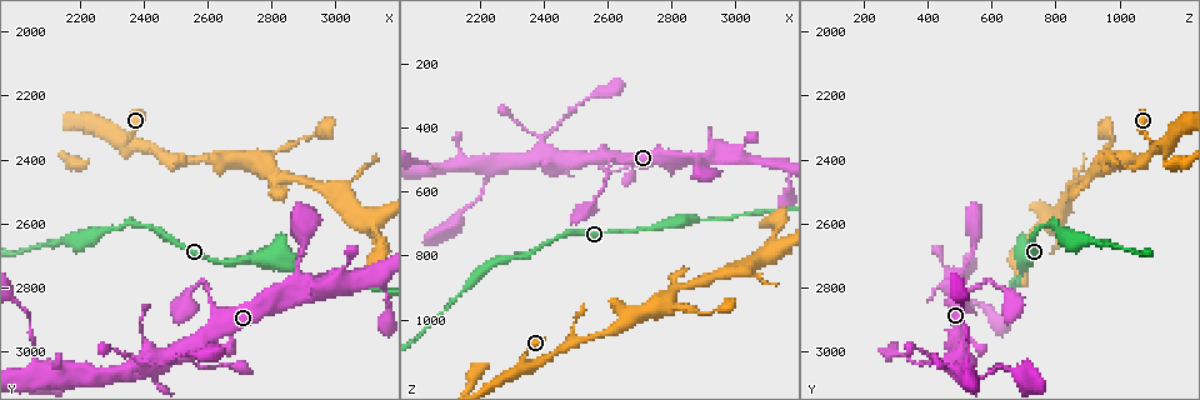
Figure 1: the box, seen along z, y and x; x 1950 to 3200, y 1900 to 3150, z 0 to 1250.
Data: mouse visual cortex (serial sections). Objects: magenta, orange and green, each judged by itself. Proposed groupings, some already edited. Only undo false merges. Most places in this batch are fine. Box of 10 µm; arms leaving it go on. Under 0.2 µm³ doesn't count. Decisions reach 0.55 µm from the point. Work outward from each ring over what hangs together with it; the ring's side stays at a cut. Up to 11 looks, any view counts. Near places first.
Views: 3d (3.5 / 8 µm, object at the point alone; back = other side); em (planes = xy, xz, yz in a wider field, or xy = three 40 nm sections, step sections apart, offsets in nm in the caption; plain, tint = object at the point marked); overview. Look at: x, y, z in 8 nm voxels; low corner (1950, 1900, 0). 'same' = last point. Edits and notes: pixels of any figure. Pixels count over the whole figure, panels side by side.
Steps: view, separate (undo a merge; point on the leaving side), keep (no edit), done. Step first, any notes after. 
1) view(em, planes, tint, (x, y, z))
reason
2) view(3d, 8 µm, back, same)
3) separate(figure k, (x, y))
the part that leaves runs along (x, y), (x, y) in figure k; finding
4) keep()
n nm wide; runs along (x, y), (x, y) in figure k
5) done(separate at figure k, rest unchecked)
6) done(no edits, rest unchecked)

view(3d, 3.5 µm, (2450, 2380, 1100))
thin neck

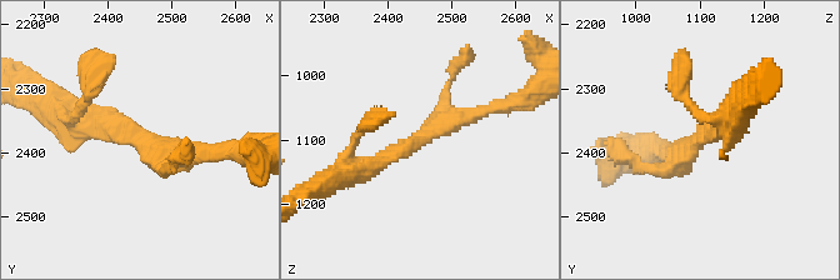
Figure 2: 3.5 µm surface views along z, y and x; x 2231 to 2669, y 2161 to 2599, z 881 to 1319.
view(em, xy, step 5, tint, (2445, 2375, 1105))
now the EM

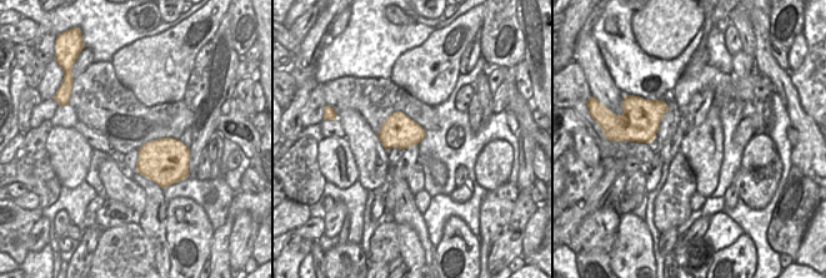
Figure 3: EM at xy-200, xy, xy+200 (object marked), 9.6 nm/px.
keep()
runs along (348, 164), (366, 170), (489, 109) in figure 2; all the same cell

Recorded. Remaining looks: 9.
view(3d, 3.5 µm, (3090, 2790, 510))
a fork

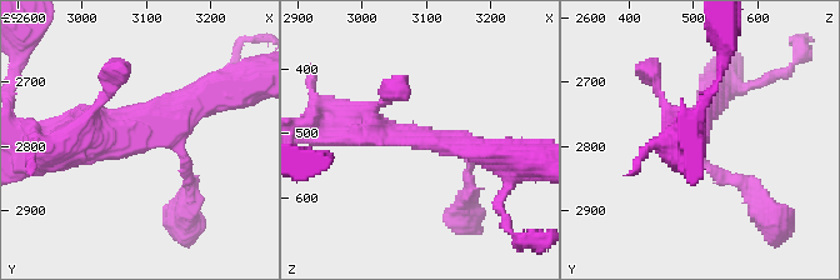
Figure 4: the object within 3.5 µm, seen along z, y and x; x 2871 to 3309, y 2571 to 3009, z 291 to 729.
view(em, xy, step 1, tint, (3085, 2785, 510))

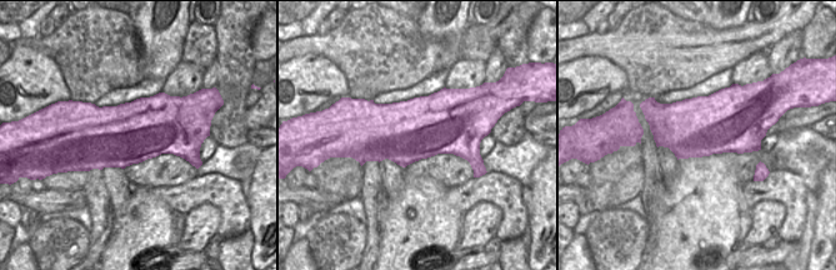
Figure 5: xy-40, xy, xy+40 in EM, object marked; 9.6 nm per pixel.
keep()
runs along (336, 121), (453, 138), (468, 160) in figure 4; all the same cell

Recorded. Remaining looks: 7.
view(3d, 8 µm, (2850, 2740, 700))
calibre changes

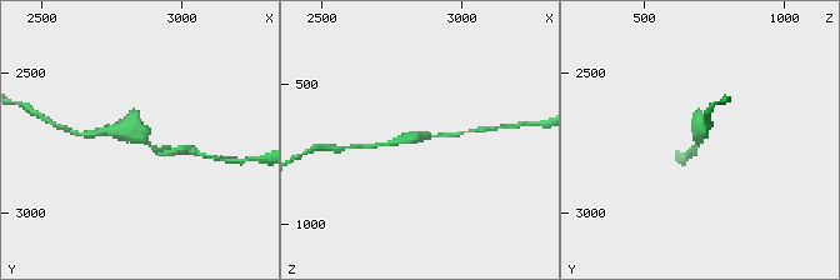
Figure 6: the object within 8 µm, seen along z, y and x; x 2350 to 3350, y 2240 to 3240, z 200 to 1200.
view(em, xy, step 3, tint, same)

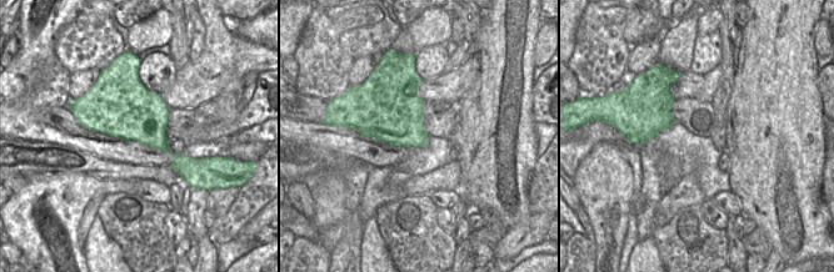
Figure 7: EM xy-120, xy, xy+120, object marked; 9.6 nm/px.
keep()
runs along (106, 131), (170, 153) in figure 6; one cell here

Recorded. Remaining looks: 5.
view(3d, 8 µm, (3100, 2590, 800))
thick turns thin

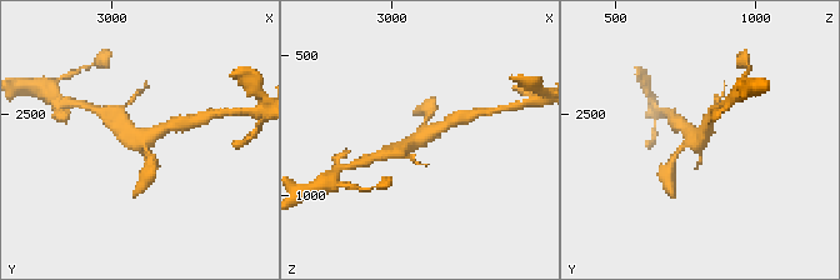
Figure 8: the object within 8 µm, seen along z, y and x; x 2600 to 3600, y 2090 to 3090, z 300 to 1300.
view(em, xy, step 3, tint, same)
shape alone is not enough

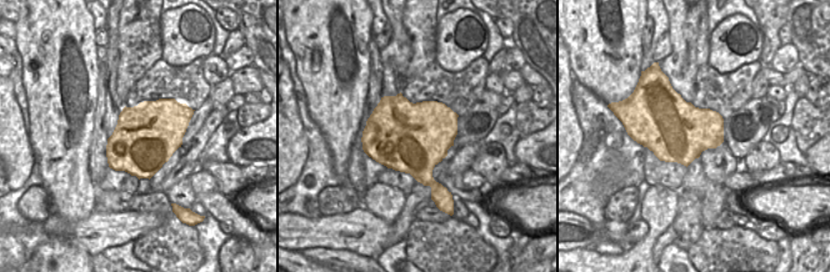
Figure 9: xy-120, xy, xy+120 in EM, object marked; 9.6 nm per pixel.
keep()
runs along (711, 116), (706, 131), (673, 160) in figure 8; one cell here

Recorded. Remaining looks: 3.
done(no edits, rest unchecked)

